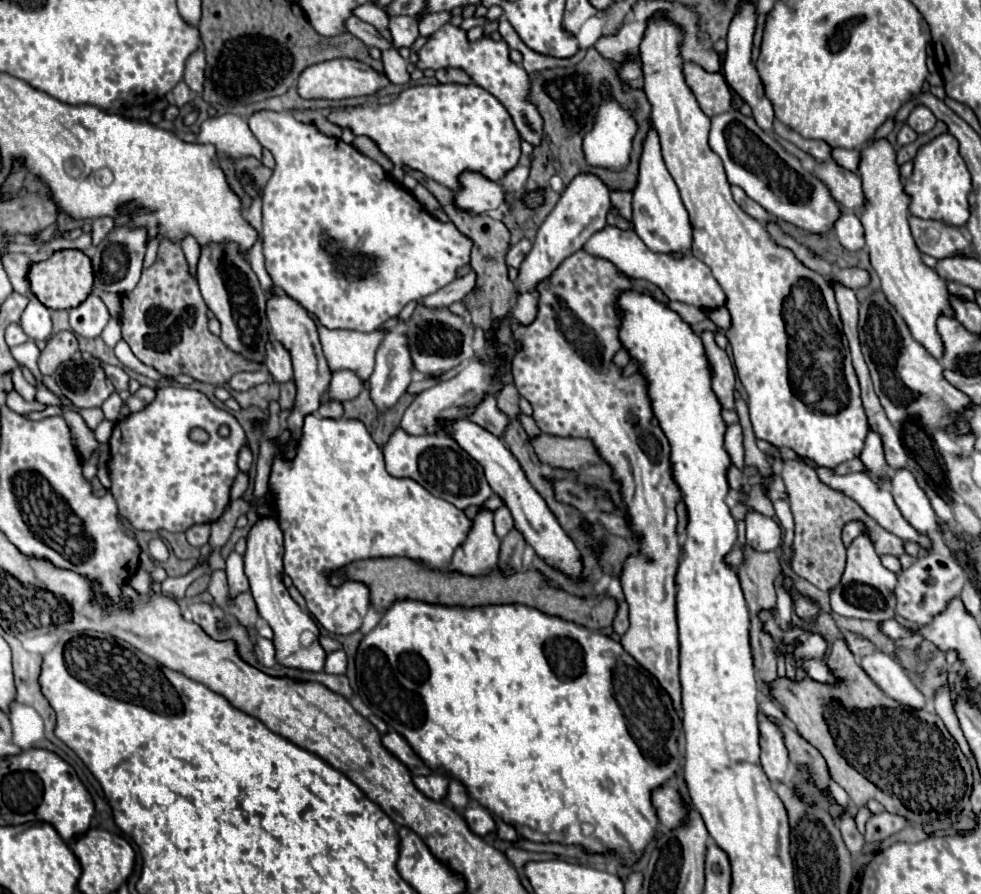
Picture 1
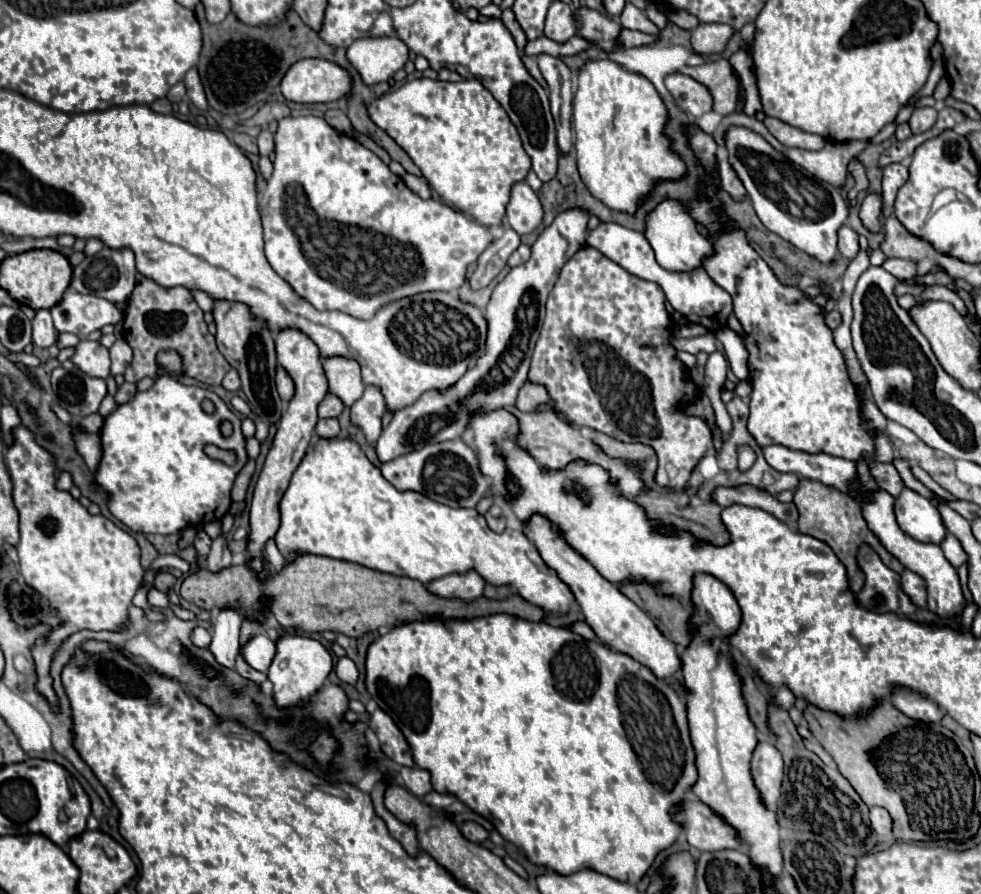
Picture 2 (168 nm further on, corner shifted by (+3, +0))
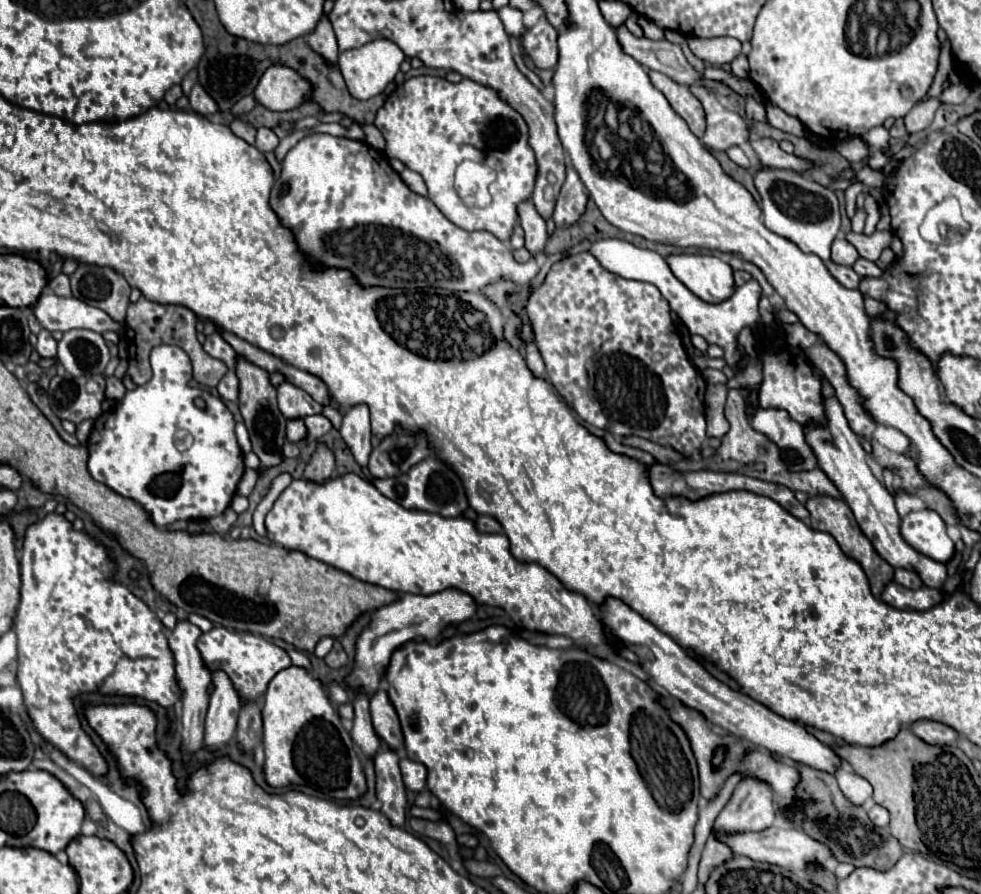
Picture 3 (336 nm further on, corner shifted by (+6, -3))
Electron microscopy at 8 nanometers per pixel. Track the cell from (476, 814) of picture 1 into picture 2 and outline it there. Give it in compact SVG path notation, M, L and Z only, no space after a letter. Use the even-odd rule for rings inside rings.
M465 822L465 824L461 824L461 834L463 834L467 840L471 840L471 842L483 842L483 840L489 838L487 830L481 828L481 826L475 824L475 822Z

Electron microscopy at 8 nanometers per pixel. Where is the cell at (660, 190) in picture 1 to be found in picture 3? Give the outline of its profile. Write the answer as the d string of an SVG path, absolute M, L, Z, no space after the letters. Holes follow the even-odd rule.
M672 253L666 263L674 277L704 301L718 303L734 293L732 267L714 255Z

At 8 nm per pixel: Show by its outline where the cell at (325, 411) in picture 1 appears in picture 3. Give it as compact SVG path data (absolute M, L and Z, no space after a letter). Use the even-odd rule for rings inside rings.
M318 443L316 451L312 453L304 469L304 477L310 481L324 481L334 475L334 469L336 469L336 459L332 449L328 449L324 443Z

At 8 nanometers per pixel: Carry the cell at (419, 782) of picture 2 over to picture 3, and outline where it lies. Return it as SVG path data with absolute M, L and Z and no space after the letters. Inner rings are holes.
M408 757L400 759L400 771L402 771L402 779L406 789L420 793L426 787L426 767L422 763L410 761Z

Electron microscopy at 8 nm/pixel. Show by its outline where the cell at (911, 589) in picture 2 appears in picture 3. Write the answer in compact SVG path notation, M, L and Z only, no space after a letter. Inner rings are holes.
M896 569L896 575L894 575L894 581L908 587L908 589L918 589L922 587L922 581L920 577L914 573L914 571L906 571L906 569Z

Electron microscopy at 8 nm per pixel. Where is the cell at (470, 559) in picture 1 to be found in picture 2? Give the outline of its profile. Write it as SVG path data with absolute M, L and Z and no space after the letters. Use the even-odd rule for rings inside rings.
M469 570L467 574L449 574L427 584L427 590L439 598L459 598L463 602L473 602L483 596L485 580Z

